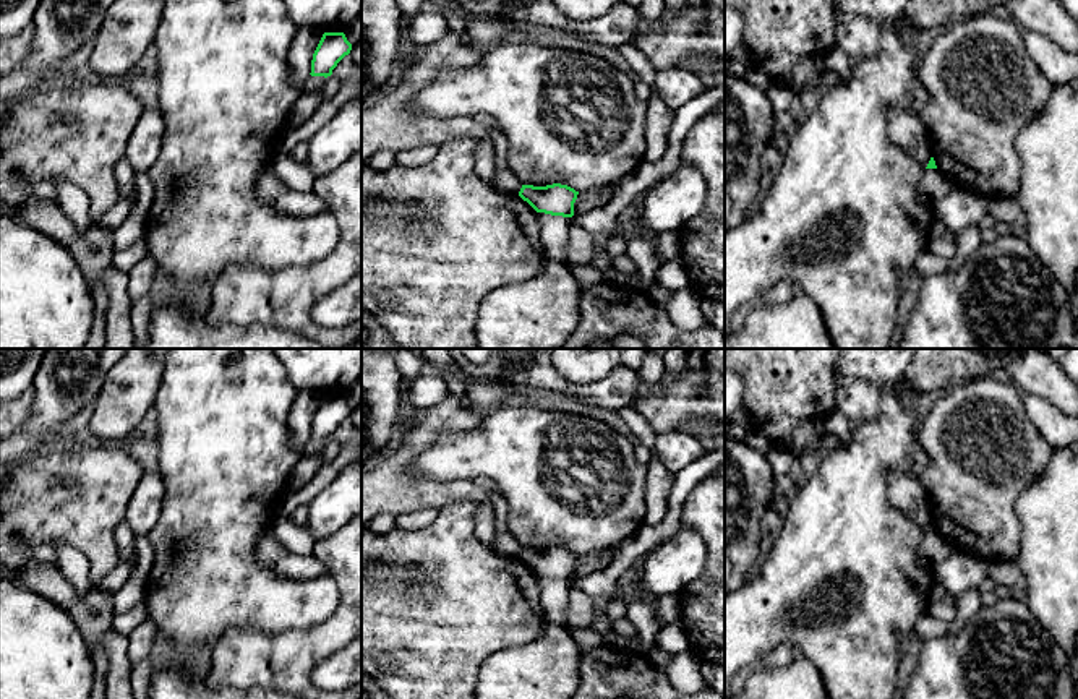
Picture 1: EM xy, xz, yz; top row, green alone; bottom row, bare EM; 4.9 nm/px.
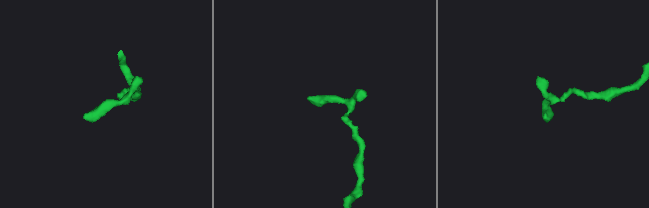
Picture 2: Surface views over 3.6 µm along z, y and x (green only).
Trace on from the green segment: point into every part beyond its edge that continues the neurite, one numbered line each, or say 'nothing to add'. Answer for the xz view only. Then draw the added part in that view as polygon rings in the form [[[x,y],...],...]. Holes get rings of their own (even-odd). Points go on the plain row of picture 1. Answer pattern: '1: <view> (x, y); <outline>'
nothing to add

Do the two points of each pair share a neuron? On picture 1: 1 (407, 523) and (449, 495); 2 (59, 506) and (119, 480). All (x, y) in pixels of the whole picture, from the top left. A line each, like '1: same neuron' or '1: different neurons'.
1: different neurons
2: same neuron

